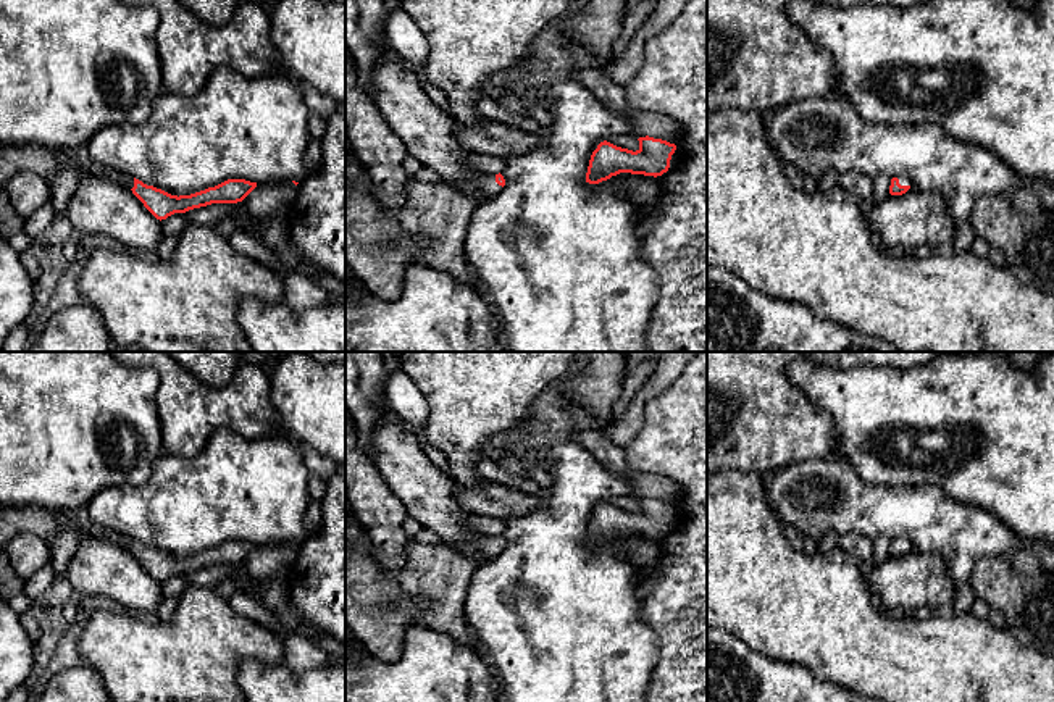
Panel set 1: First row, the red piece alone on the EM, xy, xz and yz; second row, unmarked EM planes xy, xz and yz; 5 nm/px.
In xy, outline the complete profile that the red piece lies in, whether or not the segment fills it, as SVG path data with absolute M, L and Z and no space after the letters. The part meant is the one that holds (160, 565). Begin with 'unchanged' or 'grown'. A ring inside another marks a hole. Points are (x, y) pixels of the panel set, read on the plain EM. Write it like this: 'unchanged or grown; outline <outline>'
grown; outline M40 505L0 507L0 549L21 533L36 534L52 544L61 528L74 528L81 537L107 539L123 545L160 583L211 565L242 563L257 549L257 544L245 541L228 541L215 549L178 558L92 521L86 512L60 513Z

